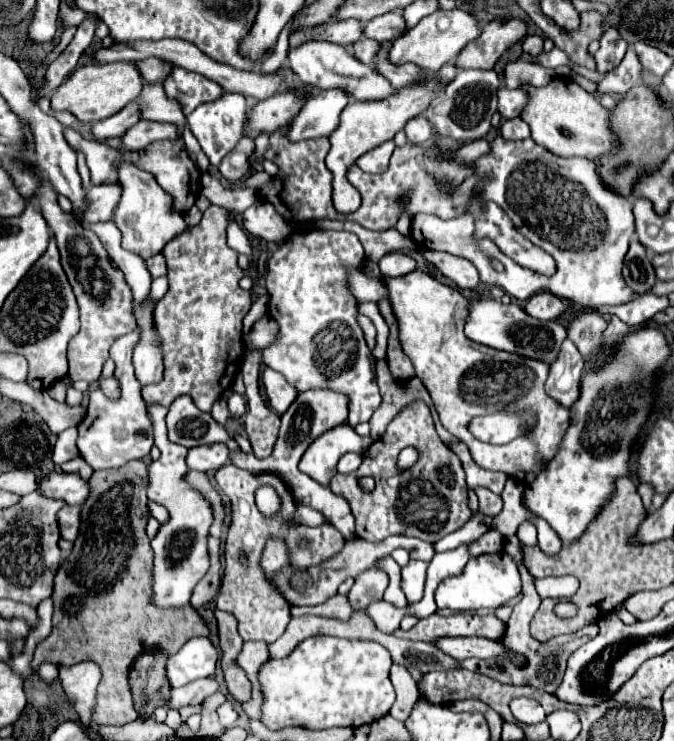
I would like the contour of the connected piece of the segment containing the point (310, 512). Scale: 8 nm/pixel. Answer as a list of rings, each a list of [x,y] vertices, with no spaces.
[[[298,505],[298,511],[296,511],[296,515],[294,515],[294,521],[296,521],[296,523],[302,523],[302,525],[308,525],[308,527],[318,527],[318,525],[322,525],[326,519],[324,519],[324,515],[318,513],[316,509]]]

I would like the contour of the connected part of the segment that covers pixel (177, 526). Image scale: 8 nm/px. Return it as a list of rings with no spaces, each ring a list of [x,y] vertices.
[[[146,403],[148,417],[152,419],[154,427],[154,445],[160,449],[160,459],[150,465],[150,487],[148,499],[164,505],[170,513],[170,521],[160,527],[158,535],[152,539],[154,549],[154,603],[158,607],[182,607],[190,603],[190,595],[194,585],[204,577],[208,571],[208,551],[206,551],[206,537],[208,527],[212,523],[212,509],[208,501],[194,491],[190,485],[182,481],[186,467],[186,447],[170,443],[166,435],[164,417],[168,409],[160,403]]]

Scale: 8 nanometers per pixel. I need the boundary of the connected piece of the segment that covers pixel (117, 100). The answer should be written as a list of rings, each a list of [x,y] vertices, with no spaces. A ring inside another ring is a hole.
[[[116,61],[108,65],[84,65],[56,89],[52,95],[52,109],[54,111],[70,111],[74,113],[82,123],[88,121],[100,121],[114,113],[118,113],[122,107],[126,107],[130,101],[136,101],[140,91],[144,87],[144,79],[132,61]]]

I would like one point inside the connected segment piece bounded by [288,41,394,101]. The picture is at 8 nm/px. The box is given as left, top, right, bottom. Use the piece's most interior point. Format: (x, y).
(320, 64)

